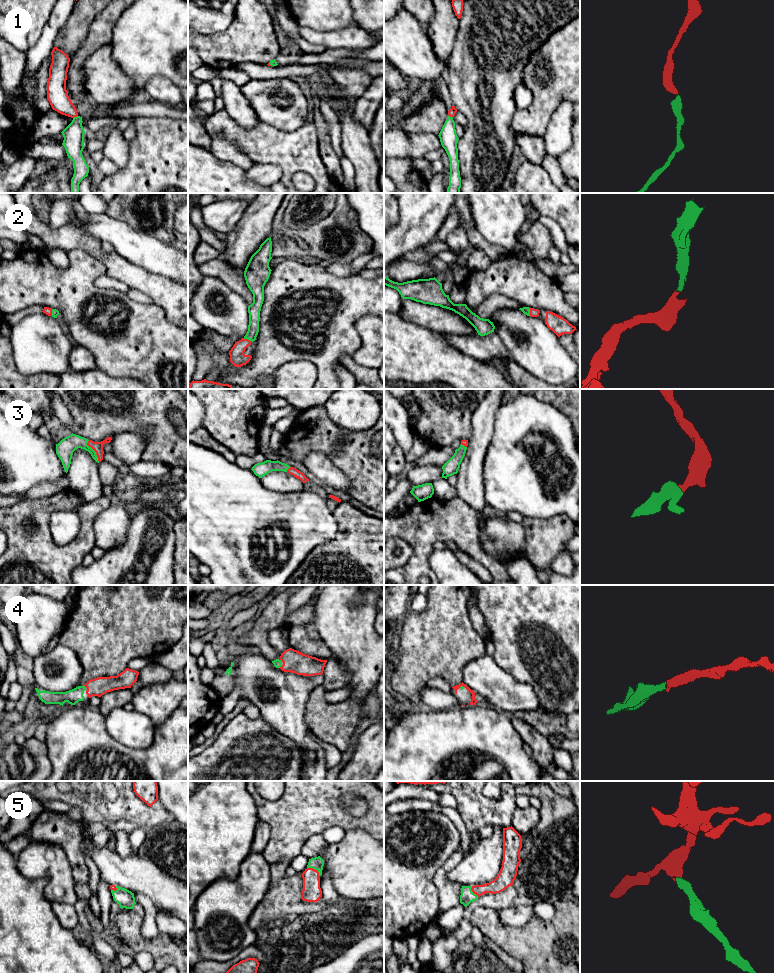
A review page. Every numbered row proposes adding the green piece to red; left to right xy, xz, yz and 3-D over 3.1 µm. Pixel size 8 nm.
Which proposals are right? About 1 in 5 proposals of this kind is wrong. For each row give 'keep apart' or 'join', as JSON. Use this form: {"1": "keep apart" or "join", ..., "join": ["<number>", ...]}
{"1": "join", "2": "join", "3": "join", "4": "join", "5": "join", "join": ["1", "2", "3", "4", "5"]}

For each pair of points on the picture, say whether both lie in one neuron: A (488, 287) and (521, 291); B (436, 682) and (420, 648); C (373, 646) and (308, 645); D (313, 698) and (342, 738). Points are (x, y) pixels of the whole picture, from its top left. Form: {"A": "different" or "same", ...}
{"A": "same", "B": "different", "C": "different", "D": "same"}

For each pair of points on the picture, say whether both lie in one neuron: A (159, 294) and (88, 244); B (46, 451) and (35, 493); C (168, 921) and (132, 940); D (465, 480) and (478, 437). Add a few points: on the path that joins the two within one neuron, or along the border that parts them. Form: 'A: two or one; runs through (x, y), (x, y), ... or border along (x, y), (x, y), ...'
A: one; runs through (141, 279), (125, 272), (110, 259), (106, 258)
B: two; border along (60, 479), (33, 486), (19, 500)
C: two; border along (160, 932), (166, 933), (174, 939)
D: one; runs through (471, 469), (477, 448)

